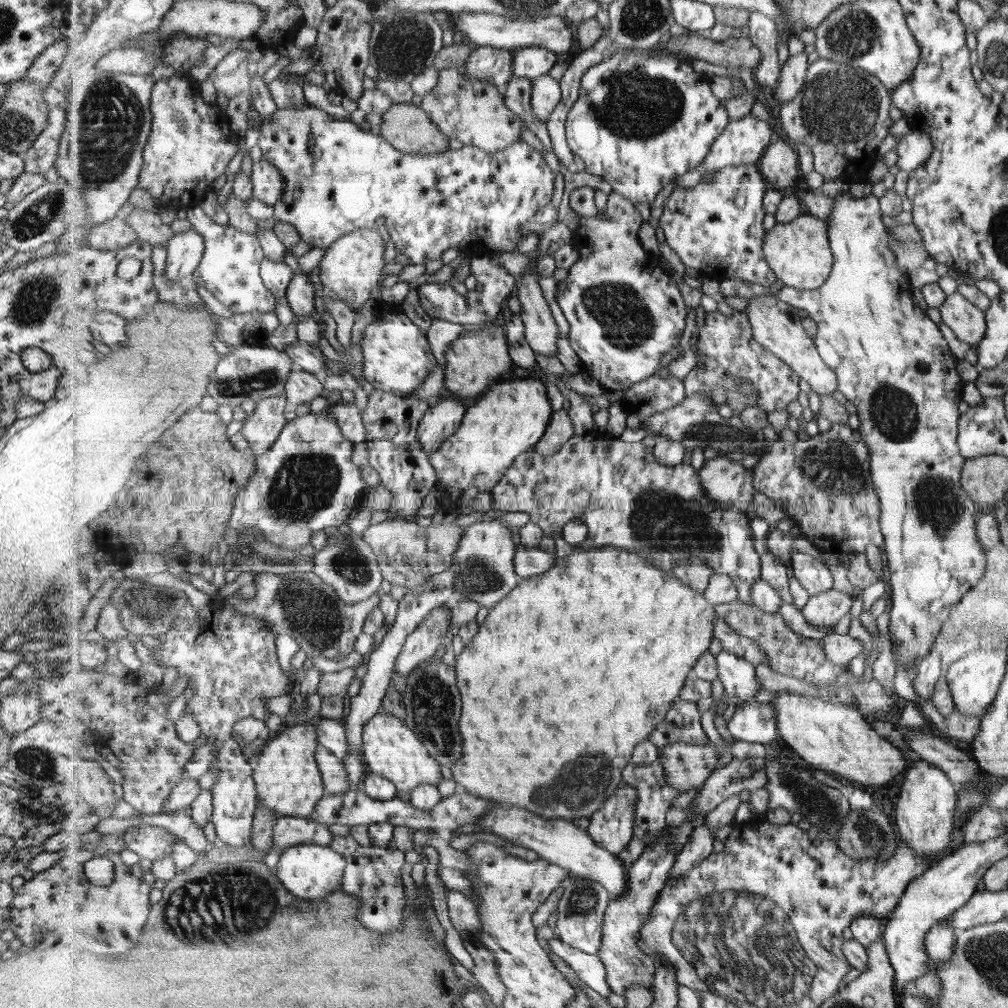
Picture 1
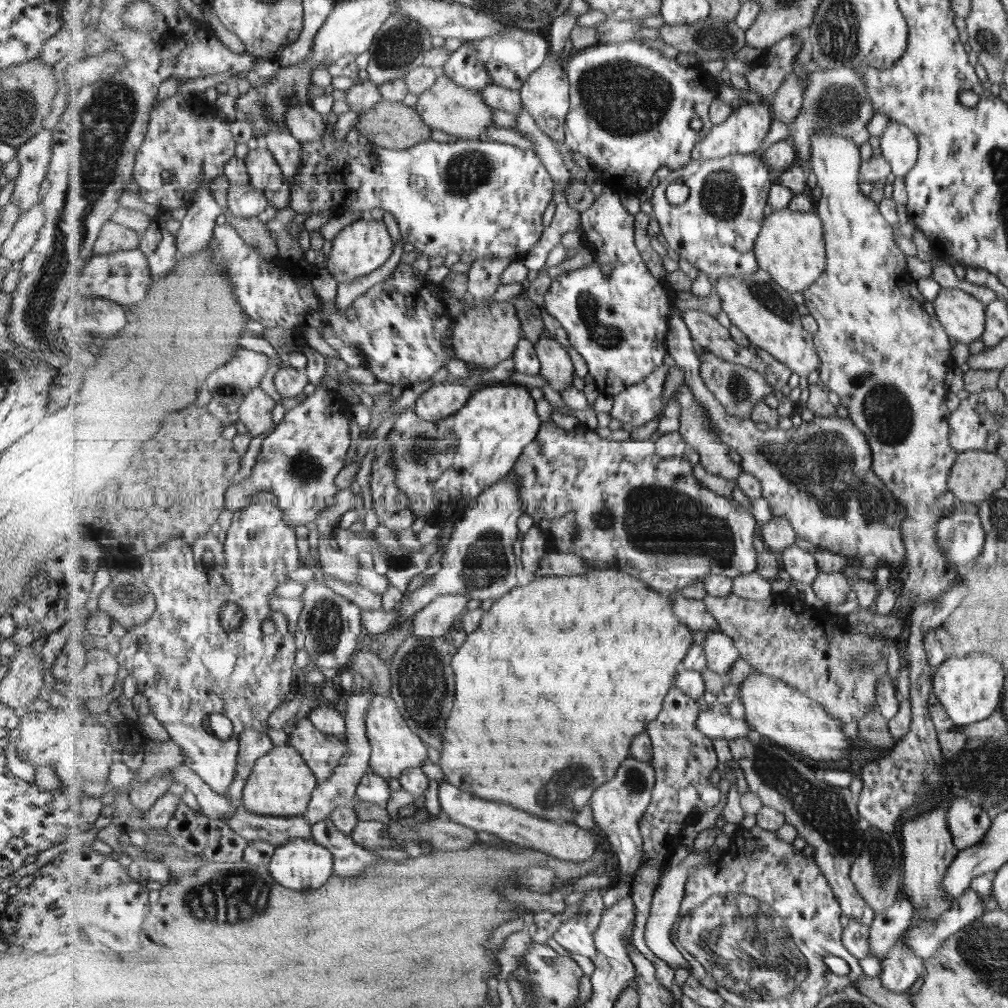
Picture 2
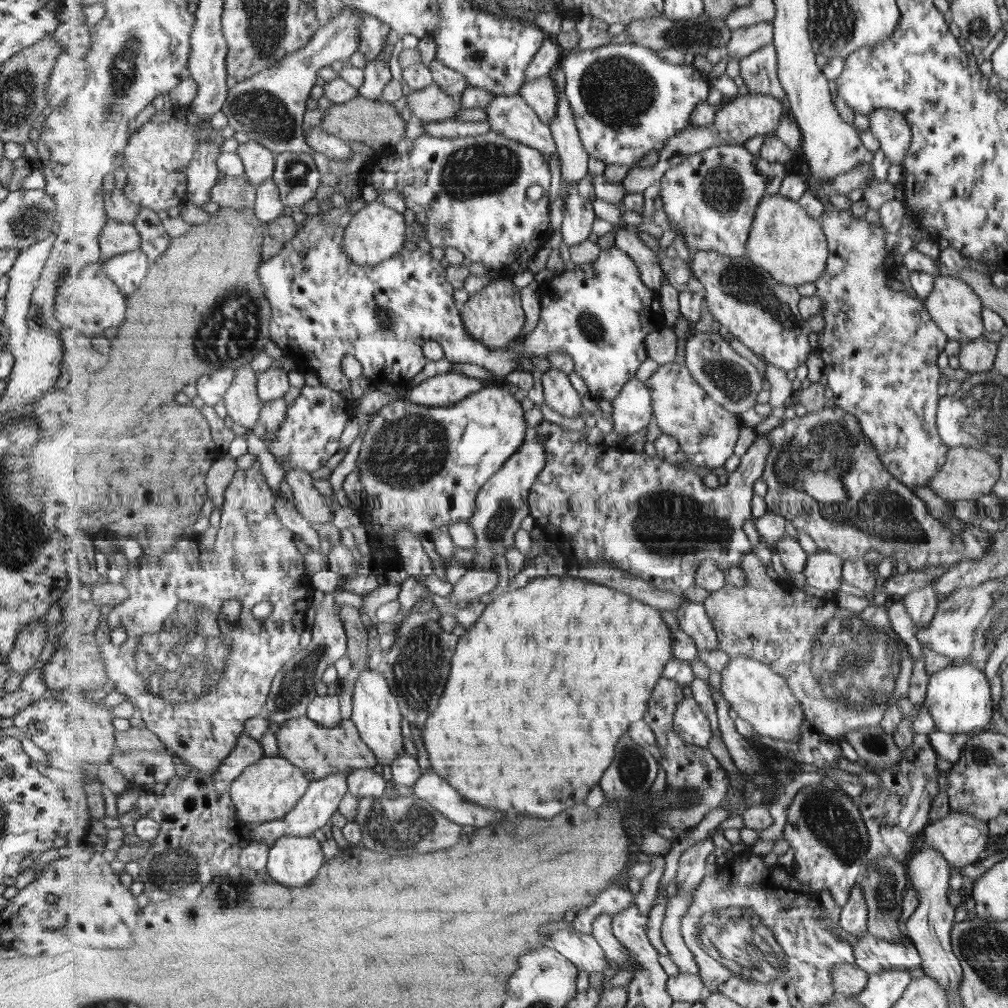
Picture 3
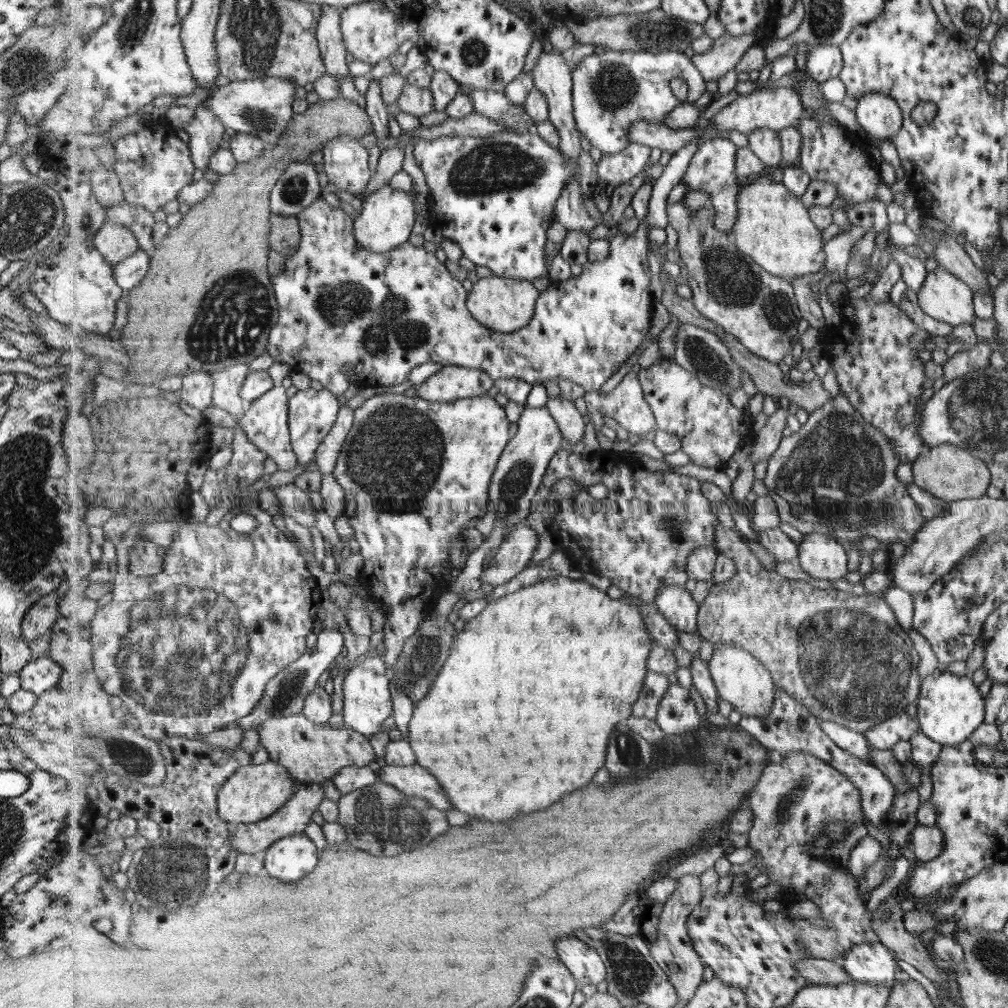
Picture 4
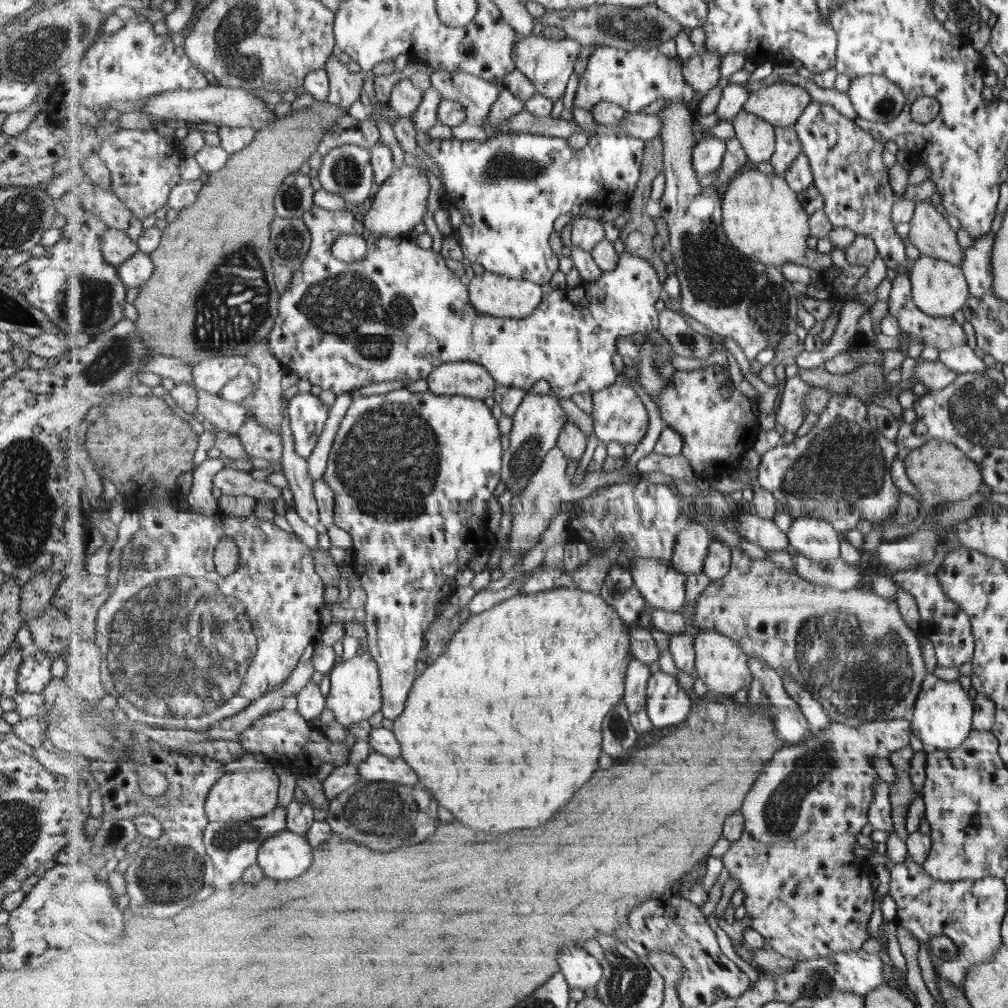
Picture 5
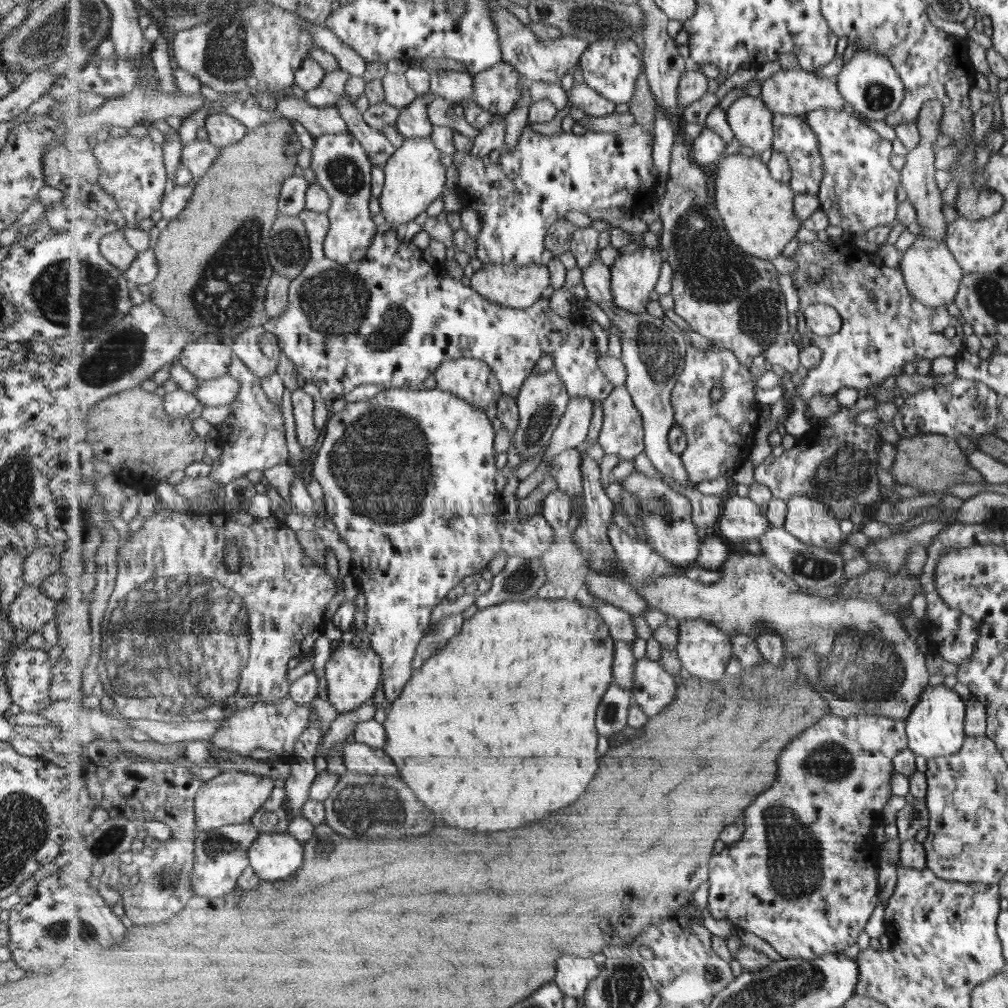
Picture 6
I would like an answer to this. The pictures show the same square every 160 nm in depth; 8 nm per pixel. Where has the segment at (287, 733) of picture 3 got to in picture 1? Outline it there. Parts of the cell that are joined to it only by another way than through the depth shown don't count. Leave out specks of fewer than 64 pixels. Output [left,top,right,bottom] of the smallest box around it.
[316,742,351,795]

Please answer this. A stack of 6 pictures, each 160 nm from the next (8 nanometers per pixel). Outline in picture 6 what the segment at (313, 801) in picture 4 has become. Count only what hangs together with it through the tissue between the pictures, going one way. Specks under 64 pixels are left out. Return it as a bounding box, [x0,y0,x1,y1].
[191,823,261,898]

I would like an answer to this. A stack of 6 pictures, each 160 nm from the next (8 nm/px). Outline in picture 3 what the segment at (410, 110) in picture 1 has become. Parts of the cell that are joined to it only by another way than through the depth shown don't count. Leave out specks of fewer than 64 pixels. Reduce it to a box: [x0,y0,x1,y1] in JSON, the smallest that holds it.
[318,95,407,150]

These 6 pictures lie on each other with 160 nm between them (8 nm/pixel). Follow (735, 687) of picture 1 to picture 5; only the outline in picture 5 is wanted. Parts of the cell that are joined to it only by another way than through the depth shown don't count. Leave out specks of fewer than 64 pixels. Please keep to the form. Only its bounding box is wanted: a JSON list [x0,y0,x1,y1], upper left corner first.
[630,557,688,612]

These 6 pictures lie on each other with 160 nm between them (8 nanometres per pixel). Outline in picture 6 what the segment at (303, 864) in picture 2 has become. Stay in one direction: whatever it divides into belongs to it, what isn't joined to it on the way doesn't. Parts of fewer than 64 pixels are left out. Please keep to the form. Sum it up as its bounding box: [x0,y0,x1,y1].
[249,833,304,882]

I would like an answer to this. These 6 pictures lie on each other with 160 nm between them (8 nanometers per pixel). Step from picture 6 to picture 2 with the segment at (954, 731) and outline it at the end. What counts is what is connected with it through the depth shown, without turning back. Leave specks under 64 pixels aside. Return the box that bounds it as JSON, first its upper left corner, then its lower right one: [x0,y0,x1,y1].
[931,656,1005,725]

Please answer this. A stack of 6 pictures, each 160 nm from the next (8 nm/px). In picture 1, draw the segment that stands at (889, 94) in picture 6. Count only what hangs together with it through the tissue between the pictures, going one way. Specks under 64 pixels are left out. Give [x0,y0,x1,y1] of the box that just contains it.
[896,129,931,173]

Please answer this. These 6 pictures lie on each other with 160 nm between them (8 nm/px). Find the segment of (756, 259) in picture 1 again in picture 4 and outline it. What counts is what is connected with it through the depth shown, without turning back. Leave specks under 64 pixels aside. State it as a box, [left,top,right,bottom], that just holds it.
[684,136,748,232]

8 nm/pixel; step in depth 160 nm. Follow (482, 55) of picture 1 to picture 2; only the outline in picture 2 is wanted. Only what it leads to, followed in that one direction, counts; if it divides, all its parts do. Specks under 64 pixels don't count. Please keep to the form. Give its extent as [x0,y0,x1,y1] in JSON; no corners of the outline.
[441,44,492,90]

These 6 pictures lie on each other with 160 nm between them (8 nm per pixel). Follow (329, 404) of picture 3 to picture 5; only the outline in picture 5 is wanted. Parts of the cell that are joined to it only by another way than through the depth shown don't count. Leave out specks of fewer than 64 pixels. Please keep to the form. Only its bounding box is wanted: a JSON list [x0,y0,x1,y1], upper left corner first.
[289,391,330,459]

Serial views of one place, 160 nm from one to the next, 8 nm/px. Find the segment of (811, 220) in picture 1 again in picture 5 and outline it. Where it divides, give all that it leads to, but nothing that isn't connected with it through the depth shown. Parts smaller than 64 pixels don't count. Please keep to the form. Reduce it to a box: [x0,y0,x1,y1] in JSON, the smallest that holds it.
[722,167,834,273]

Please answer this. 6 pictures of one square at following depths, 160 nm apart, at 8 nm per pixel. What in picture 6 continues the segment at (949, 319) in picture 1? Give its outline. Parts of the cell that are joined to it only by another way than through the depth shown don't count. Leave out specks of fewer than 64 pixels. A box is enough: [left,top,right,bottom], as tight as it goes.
[899,236,963,308]

